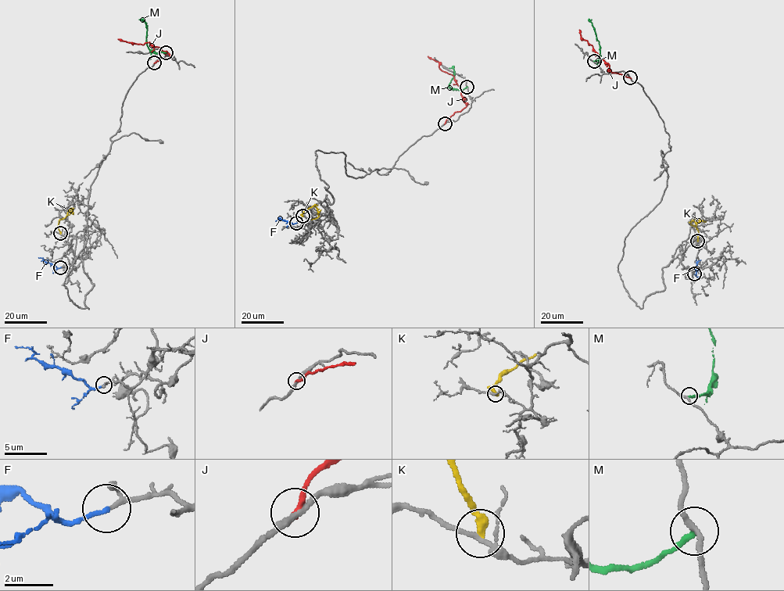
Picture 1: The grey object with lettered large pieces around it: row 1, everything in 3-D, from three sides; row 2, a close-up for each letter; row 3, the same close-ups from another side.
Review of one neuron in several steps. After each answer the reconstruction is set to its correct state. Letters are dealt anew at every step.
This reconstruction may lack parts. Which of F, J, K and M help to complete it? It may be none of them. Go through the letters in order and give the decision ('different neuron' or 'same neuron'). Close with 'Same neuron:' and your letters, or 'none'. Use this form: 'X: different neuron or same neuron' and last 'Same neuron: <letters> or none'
F: same neuron
J: different neuron
K: different neuron
M: different neuron
Same neuron: F

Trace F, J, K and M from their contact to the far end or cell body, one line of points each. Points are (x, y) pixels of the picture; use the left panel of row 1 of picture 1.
F: (61, 267), (57, 268), (38, 257)
J: (154, 63), (170, 58), (170, 55), (149, 42), (135, 44), (118, 38)
K: (60, 233), (58, 223), (73, 209), (67, 209)
M: (166, 52), (150, 50), (147, 41), (146, 23), (139, 19)

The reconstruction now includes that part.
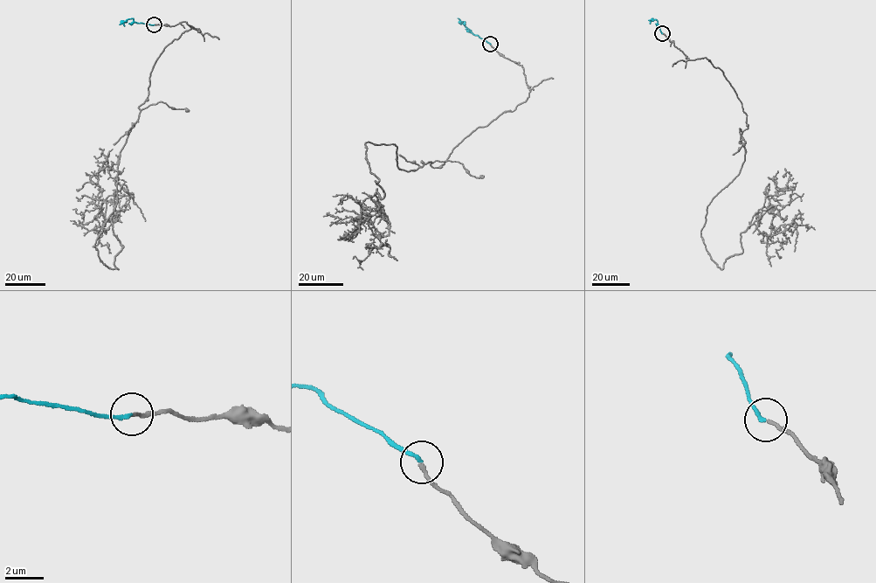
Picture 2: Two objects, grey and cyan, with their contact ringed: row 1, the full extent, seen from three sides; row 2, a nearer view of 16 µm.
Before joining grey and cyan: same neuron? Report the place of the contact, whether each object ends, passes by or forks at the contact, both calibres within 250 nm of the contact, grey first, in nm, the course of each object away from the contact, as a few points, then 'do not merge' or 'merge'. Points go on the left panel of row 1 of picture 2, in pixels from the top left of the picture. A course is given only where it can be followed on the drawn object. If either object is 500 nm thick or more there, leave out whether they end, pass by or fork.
place (154, 24); grey ends; cyan ends; calibres 170 and 170 nm; course grey (154, 24), (201, 31), (164, 48), (120, 150), (94, 247), (118, 269), (111, 221), (126, 206), (102, 199); course cyan (154, 24), (137, 23), (131, 18), (119, 24); merge

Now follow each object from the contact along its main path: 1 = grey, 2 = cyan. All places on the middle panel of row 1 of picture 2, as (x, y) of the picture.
1: (490, 45), (529, 96), (441, 166), (401, 170), (394, 144), (365, 144), (381, 243), (352, 259)
2: (490, 44), (473, 35), (458, 17)

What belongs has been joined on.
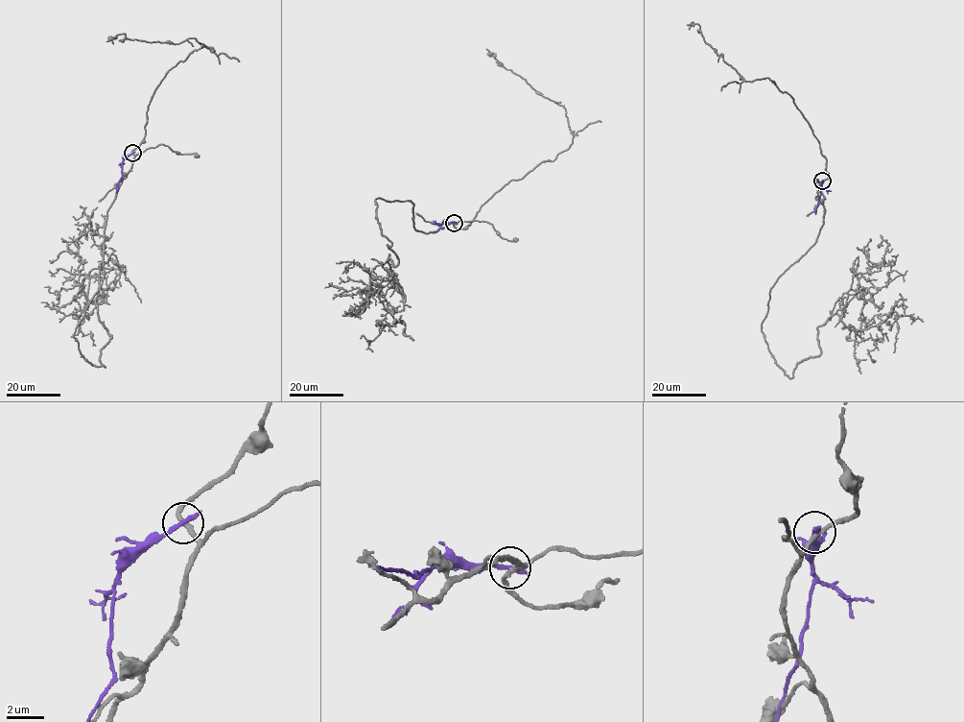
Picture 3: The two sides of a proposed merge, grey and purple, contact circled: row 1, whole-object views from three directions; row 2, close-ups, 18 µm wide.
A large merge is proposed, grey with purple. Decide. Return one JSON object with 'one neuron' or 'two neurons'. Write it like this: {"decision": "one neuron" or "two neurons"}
{"decision": "two neurons"}

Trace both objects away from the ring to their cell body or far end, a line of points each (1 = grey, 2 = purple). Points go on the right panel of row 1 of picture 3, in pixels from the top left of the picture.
1: (822, 180), (816, 242), (770, 289), (774, 360), (792, 377), (838, 309), (857, 330), (914, 314)
2: (822, 180), (815, 214)

